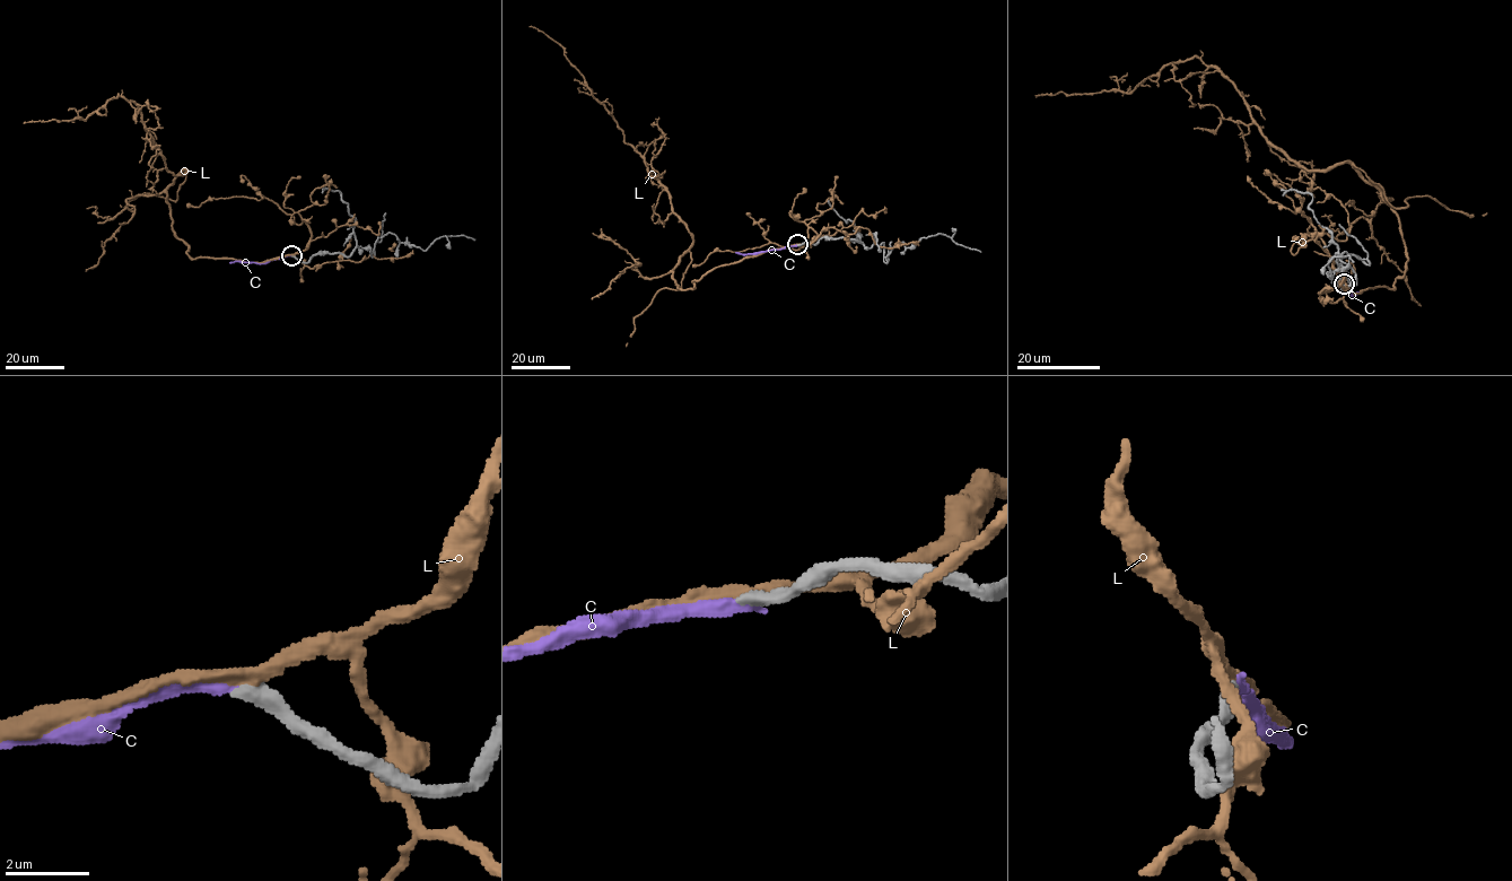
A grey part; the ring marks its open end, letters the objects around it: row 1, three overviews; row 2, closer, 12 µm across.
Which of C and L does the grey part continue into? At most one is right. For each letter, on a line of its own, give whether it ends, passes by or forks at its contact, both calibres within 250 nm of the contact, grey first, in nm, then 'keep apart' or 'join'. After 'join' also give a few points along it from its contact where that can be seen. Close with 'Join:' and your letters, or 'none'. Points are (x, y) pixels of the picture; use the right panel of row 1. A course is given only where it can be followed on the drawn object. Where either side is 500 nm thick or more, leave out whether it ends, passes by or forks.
C: it ends; calibres 380 and 320 nm; join; course (1344, 284), (1352, 295), (1357, 293), (1355, 295)
L: it passes by; calibres 400 and 320 nm; keep apart
Join: C

